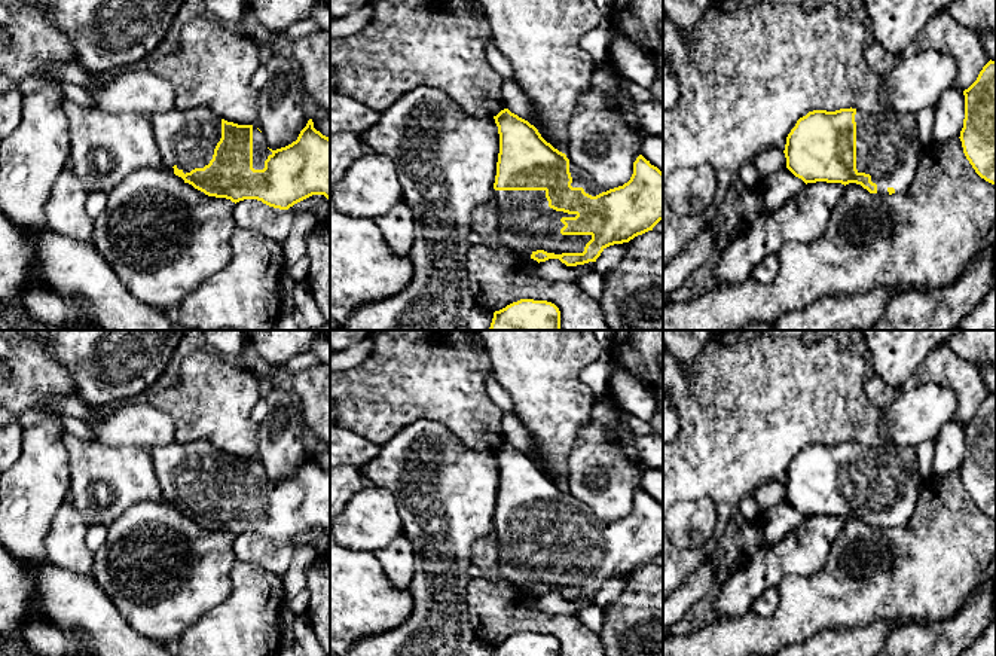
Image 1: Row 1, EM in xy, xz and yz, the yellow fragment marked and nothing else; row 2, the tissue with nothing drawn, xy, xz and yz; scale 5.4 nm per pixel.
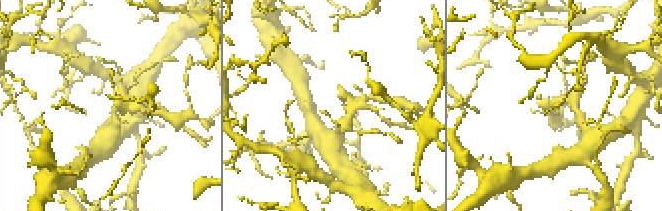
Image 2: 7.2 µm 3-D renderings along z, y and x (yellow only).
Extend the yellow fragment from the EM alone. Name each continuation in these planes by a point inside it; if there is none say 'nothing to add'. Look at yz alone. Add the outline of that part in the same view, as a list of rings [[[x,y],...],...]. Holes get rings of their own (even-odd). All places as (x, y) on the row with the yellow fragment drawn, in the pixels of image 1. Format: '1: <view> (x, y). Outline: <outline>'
1: yz (888, 148). Outline: [[[856,109],[855,122],[858,173],[870,174],[871,181],[877,184],[877,193],[882,196],[889,195],[889,187],[893,187],[896,195],[907,192],[925,149],[919,138],[916,115],[895,110],[870,115]]]

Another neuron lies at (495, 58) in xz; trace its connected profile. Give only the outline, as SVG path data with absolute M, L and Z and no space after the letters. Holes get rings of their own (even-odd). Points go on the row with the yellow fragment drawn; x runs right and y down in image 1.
M488 39L486 58L491 67L499 73L504 80L514 80L514 71L510 61L495 46L494 39Z

